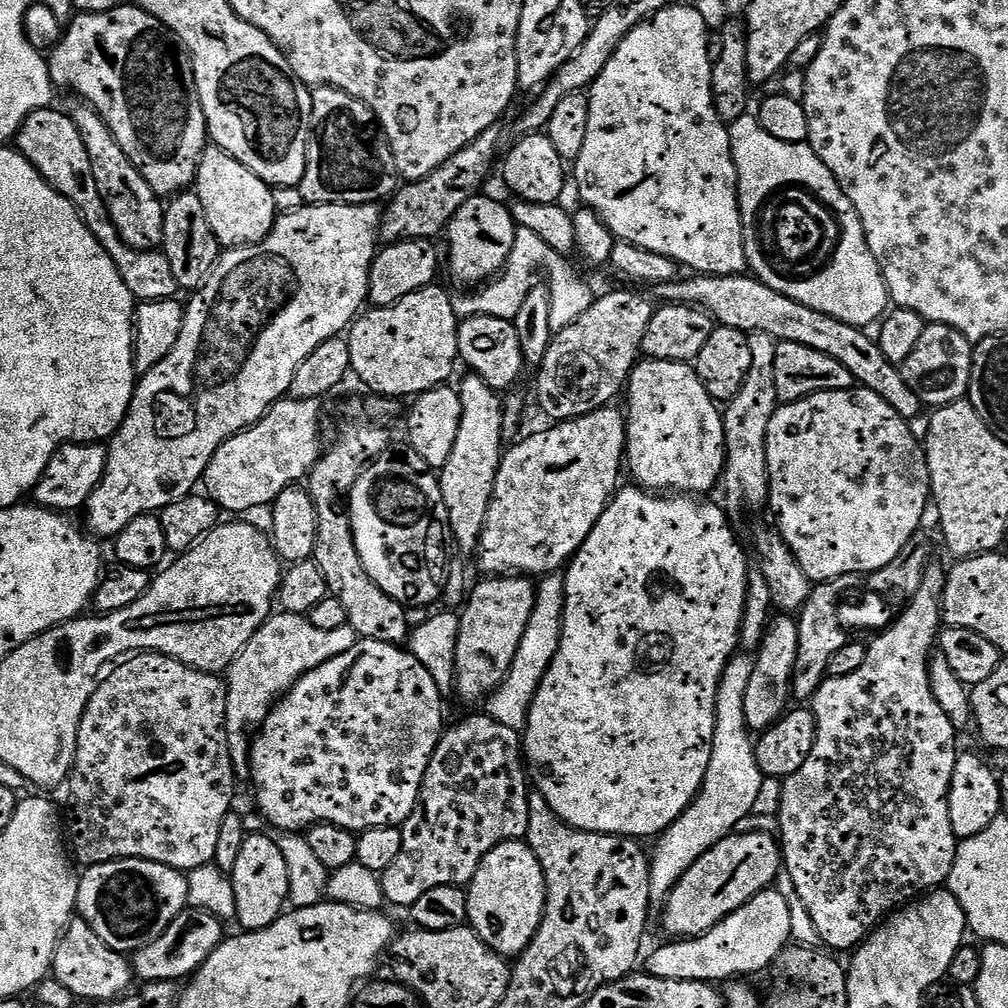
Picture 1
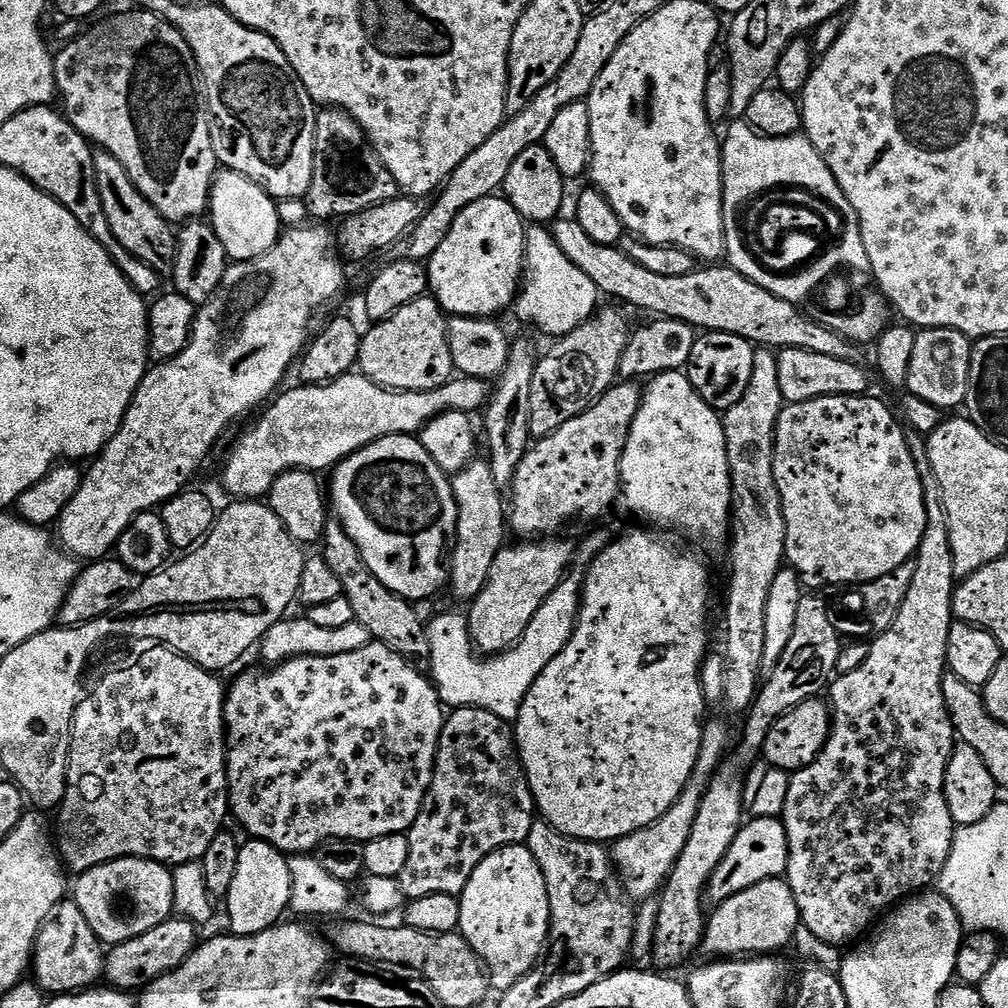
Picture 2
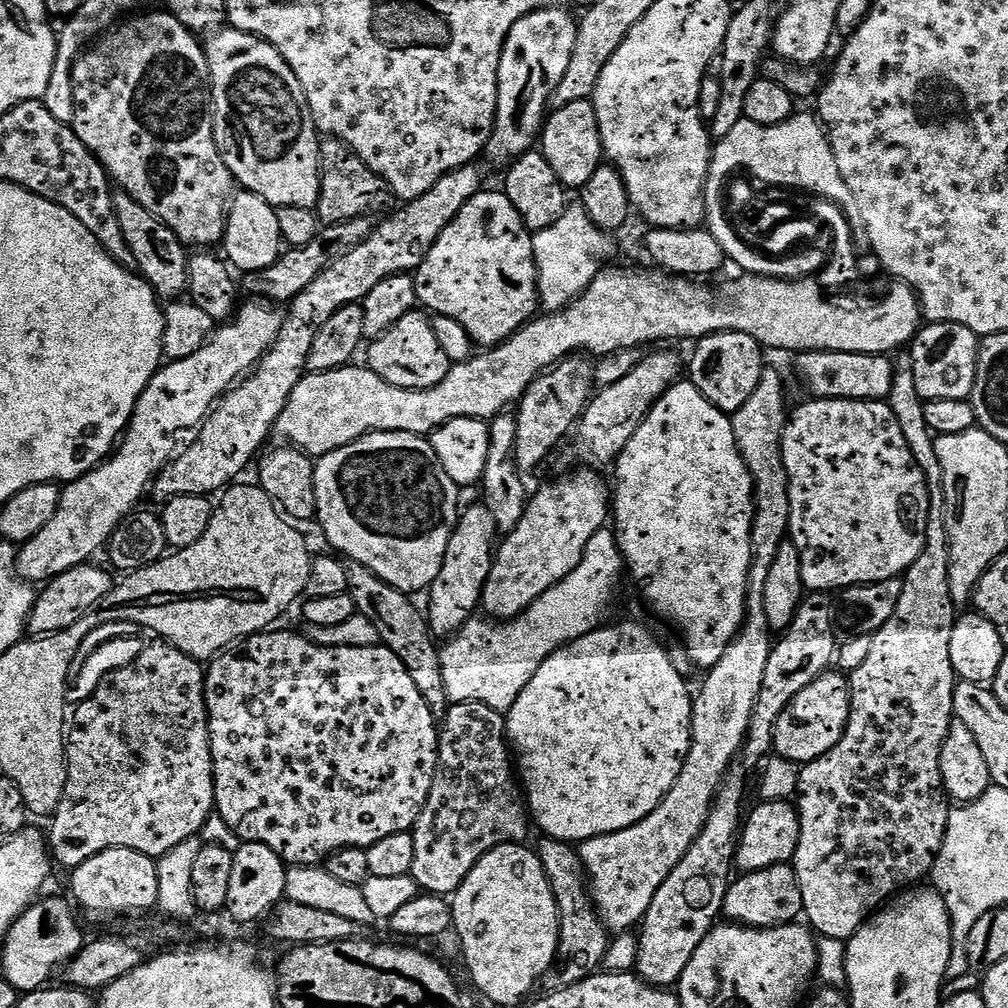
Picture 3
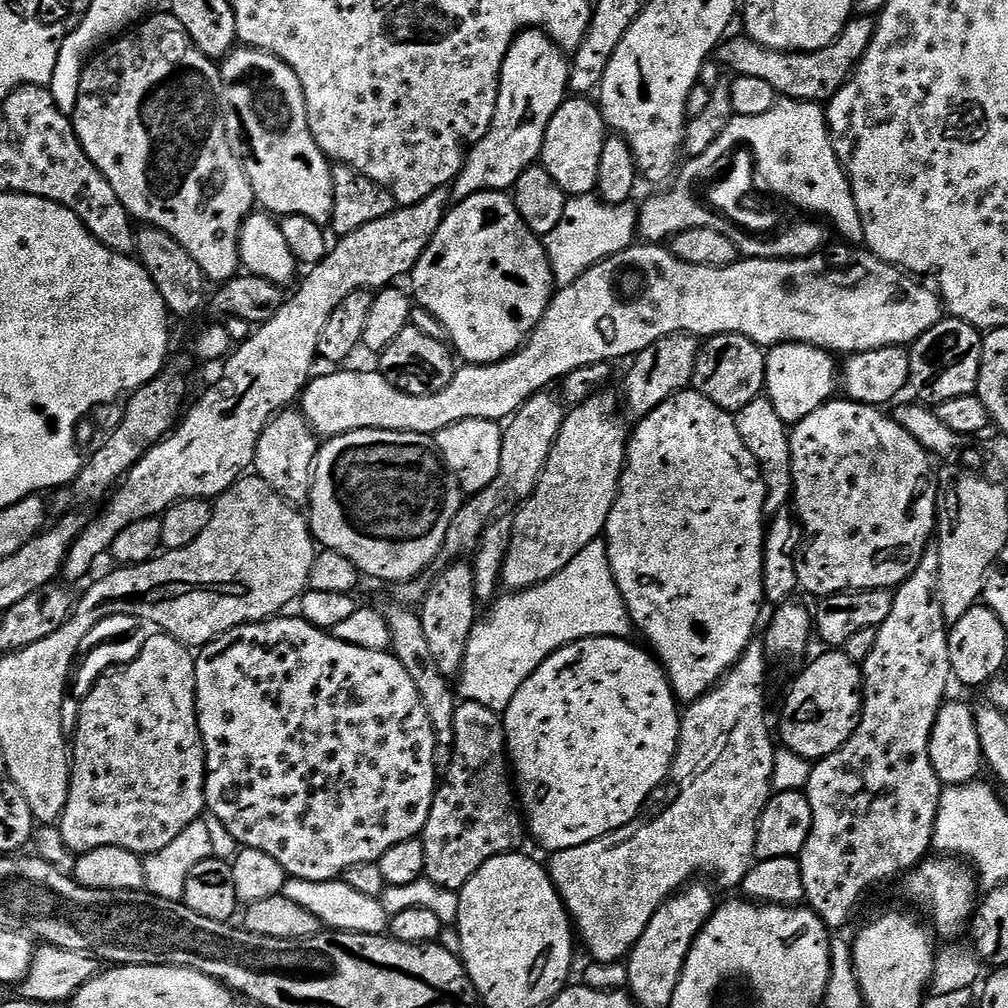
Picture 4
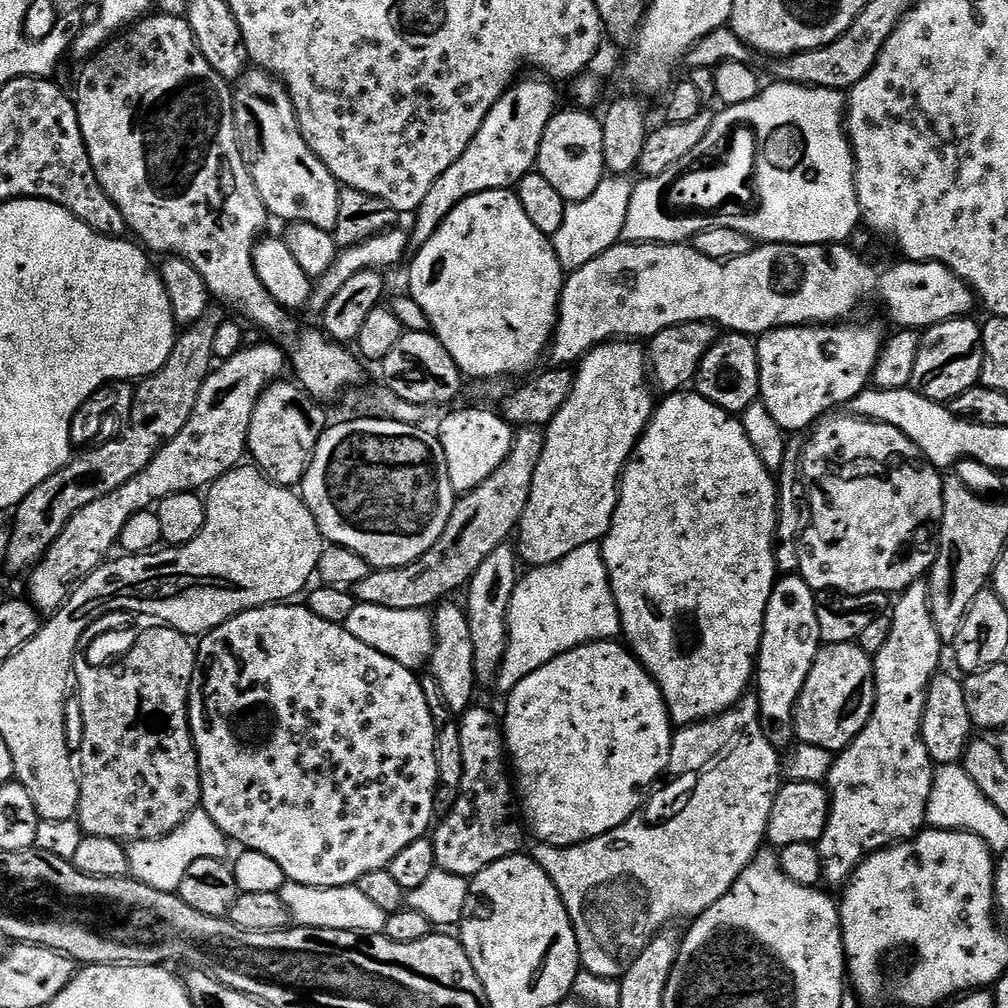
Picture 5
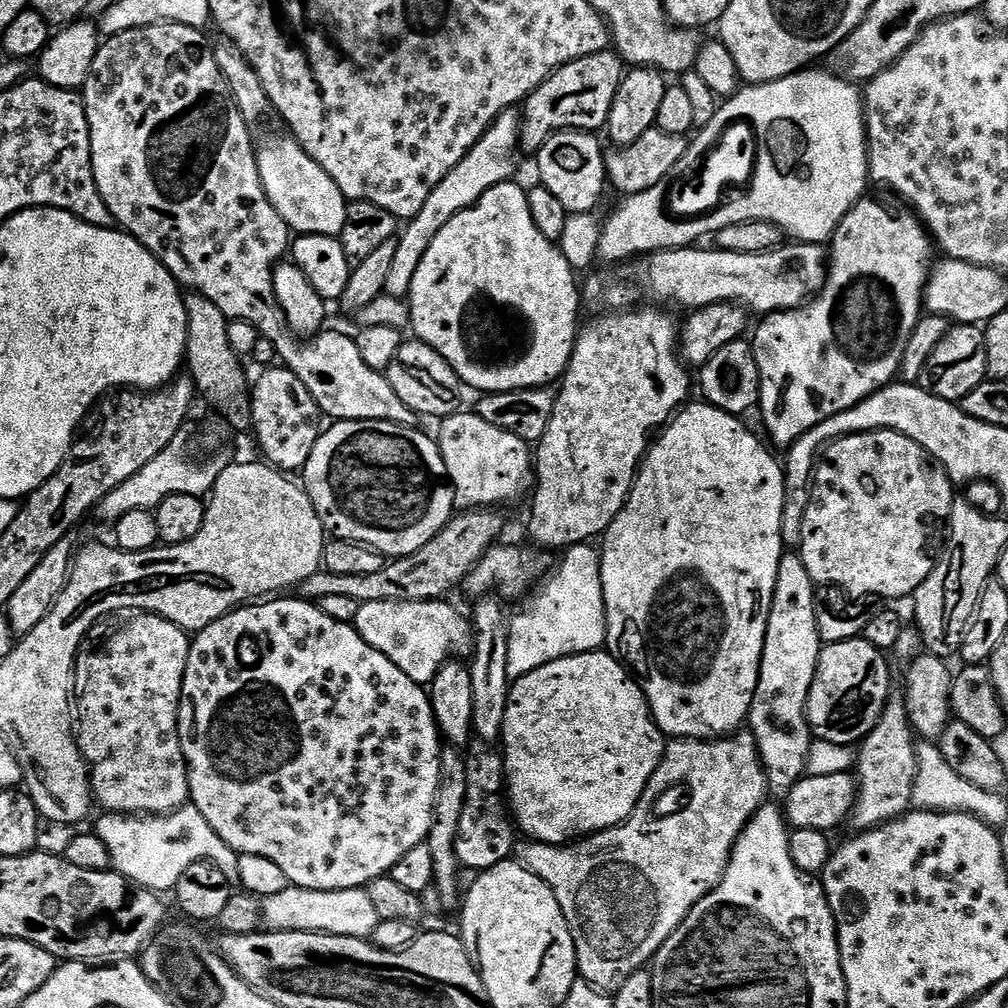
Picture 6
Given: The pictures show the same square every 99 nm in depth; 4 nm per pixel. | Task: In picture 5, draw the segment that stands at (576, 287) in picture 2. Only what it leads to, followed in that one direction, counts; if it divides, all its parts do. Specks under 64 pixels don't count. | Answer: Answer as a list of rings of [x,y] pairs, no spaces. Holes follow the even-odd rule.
[[[606,176],[590,198],[565,207],[562,226],[552,237],[553,248],[566,272],[580,269],[623,237],[626,215],[634,186],[629,177]]]

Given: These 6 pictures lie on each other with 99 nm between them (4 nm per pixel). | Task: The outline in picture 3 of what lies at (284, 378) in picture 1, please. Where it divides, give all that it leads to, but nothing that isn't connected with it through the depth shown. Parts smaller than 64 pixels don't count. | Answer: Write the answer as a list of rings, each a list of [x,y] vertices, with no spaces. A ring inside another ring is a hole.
[[[241,303],[238,315],[221,323],[198,354],[165,363],[154,374],[138,398],[118,451],[91,472],[67,483],[54,518],[17,551],[16,573],[23,580],[40,586],[66,570],[89,563],[95,557],[92,555],[112,539],[116,527],[137,511],[136,503],[143,498],[144,491],[147,488],[149,491],[161,470],[173,459],[177,451],[176,436],[199,429],[220,397],[260,363],[278,338],[285,317],[281,313],[279,316],[271,303],[259,303]]]

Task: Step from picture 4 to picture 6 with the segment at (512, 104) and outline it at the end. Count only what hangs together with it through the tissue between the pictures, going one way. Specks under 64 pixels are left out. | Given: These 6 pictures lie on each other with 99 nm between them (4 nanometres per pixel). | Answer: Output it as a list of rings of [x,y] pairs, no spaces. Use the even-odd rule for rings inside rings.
[[[509,110],[500,115],[484,137],[464,155],[462,162],[458,162],[458,166],[454,166],[454,170],[450,170],[450,174],[446,174],[438,186],[434,186],[430,198],[426,198],[426,206],[422,206],[422,210],[418,210],[418,214],[403,225],[396,240],[390,275],[386,277],[384,291],[387,295],[407,297],[418,270],[418,262],[422,262],[438,230],[442,230],[442,226],[446,226],[446,222],[450,222],[450,218],[454,218],[462,209],[477,204],[486,190],[507,184],[515,177],[512,175],[516,172],[516,152],[520,148],[520,122],[521,117],[515,111]]]

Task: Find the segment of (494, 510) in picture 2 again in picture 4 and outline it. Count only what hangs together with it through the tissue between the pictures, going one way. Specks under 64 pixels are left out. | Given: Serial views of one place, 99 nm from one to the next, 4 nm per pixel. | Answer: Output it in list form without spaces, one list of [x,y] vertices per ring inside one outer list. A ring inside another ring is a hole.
[[[453,562],[443,569],[444,573],[429,585],[424,603],[419,605],[422,630],[430,642],[430,650],[438,662],[438,670],[449,674],[459,673],[466,658],[468,639],[478,619],[478,601],[474,590],[473,565],[468,562]]]

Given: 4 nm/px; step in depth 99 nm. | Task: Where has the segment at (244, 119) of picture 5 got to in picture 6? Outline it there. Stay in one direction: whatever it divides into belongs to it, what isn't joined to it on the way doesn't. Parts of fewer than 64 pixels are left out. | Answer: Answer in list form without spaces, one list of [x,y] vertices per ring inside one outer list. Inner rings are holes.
[[[291,135],[276,136],[268,140],[264,145],[259,145],[256,154],[256,165],[260,167],[262,186],[278,214],[288,223],[293,233],[309,236],[310,234],[322,234],[323,236],[335,236],[342,234],[342,226],[346,226],[346,214],[349,201],[344,199],[342,190],[306,154],[306,150]]]

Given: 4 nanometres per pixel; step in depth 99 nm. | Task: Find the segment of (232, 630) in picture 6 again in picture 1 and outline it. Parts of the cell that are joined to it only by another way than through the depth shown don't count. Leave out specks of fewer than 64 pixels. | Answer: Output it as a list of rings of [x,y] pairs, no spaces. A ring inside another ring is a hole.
[[[357,639],[356,644],[332,660],[327,660],[322,666],[310,670],[300,677],[295,684],[284,692],[282,699],[269,712],[268,717],[259,725],[256,740],[250,744],[250,777],[256,787],[256,808],[280,832],[299,832],[314,824],[338,824],[343,828],[363,830],[365,828],[390,828],[403,825],[410,818],[420,801],[422,778],[426,774],[426,766],[430,766],[430,758],[438,746],[440,737],[446,731],[444,724],[444,700],[435,678],[418,662],[407,647],[398,644],[387,644],[377,640]]]

